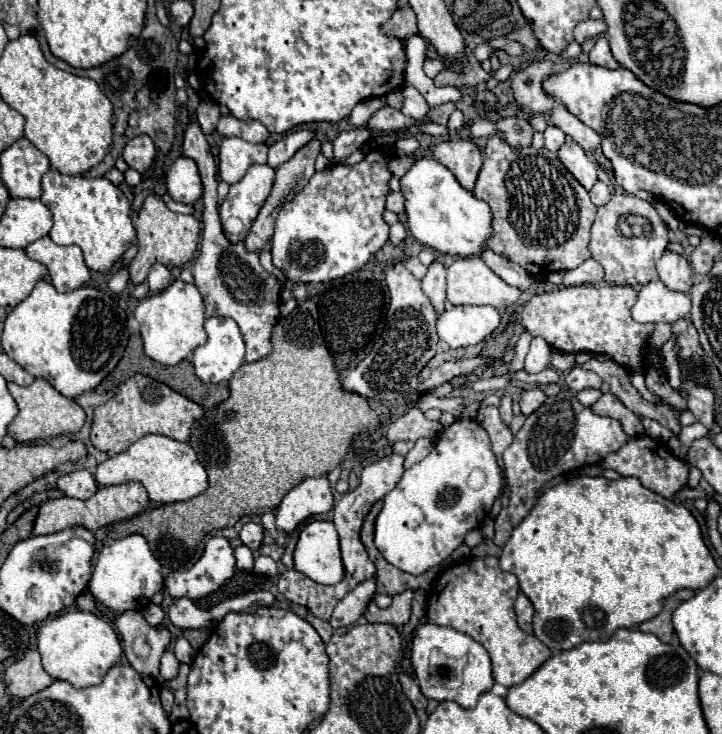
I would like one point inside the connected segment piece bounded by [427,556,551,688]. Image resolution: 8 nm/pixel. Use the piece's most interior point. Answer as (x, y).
(477, 598)

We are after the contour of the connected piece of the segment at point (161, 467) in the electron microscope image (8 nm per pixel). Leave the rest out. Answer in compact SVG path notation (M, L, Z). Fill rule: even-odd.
M147 434L133 442L125 452L107 458L97 466L95 478L99 486L123 484L129 480L141 482L147 488L149 498L161 504L189 500L207 490L207 472L197 460L195 450L187 442L177 442L161 434Z

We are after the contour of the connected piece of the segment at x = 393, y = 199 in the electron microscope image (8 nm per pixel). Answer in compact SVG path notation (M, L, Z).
M393 192L393 194L387 196L385 208L391 210L391 212L395 212L395 214L401 214L401 212L405 210L405 208L403 208L403 202L405 202L405 198L401 196L401 192Z

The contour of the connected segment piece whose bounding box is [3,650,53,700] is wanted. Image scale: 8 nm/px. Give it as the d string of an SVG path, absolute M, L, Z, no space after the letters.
M37 650L27 652L21 660L11 664L3 678L7 690L17 698L27 698L53 684L53 678L43 670Z

